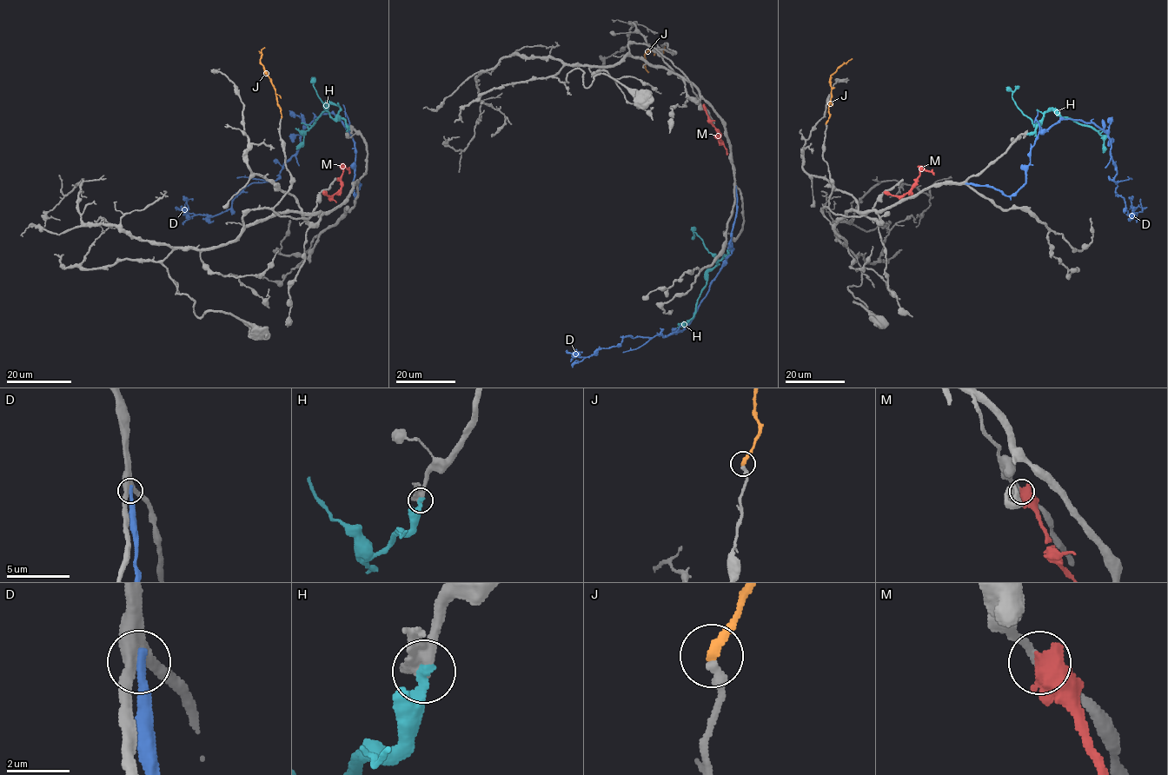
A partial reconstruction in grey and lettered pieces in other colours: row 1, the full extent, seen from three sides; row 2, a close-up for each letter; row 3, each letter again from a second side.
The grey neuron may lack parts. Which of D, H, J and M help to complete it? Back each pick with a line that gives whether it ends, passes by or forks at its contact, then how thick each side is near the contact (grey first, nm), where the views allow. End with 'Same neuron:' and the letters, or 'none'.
H: it ends there; 480 nm thick on the grey side, 400 nm on the other
J: it ends there; 280 nm thick on the grey side, 280 nm on the other
Same neuron: H, J

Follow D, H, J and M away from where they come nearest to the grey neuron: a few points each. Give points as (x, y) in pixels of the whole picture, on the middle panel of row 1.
D: (735, 187), (732, 253), (693, 320), (666, 336), (626, 336), (618, 346), (589, 356), (582, 353)
H: (729, 248), (728, 252), (707, 273), (706, 283), (697, 300), (695, 314), (686, 323), (678, 323)
J: (664, 46), (663, 50), (648, 50), (644, 57), (645, 69), (648, 71)
M: (701, 106), (708, 121), (719, 131), (727, 155)

